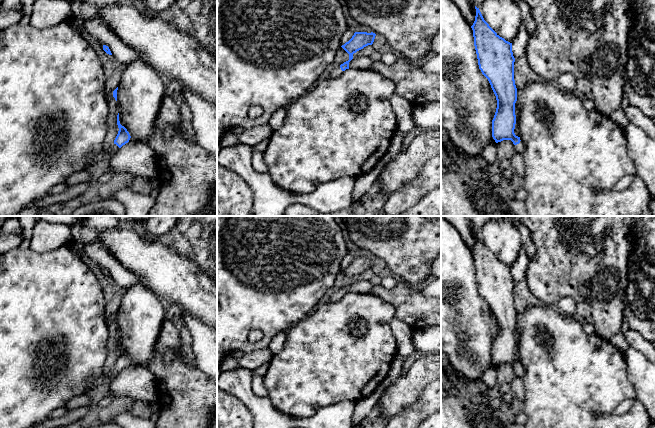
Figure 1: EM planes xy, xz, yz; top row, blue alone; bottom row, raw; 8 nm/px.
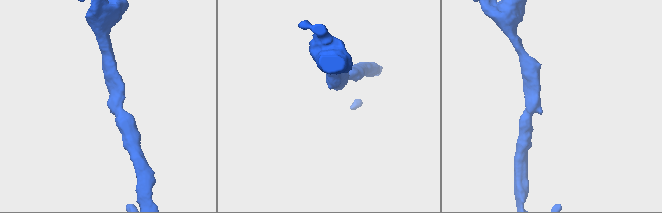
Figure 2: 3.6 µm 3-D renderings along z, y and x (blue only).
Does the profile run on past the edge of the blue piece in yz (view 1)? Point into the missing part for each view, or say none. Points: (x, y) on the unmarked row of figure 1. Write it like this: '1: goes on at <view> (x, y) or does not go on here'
1: goes on at yz (519, 372)

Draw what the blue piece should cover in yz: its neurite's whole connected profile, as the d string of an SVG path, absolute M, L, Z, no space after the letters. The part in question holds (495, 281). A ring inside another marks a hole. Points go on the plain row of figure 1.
M475 230L475 233L475 245L471 252L478 289L488 303L497 324L492 344L492 361L496 367L511 364L516 376L523 378L524 368L514 357L517 312L514 304L515 282L512 267L500 261L484 244L479 232Z

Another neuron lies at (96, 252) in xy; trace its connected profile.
M94 242L85 246L87 257L102 269L109 271L112 279L120 286L128 288L135 283L143 283L139 275L123 267L101 243Z

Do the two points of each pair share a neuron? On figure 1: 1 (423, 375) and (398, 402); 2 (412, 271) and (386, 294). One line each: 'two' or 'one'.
1: one
2: two

